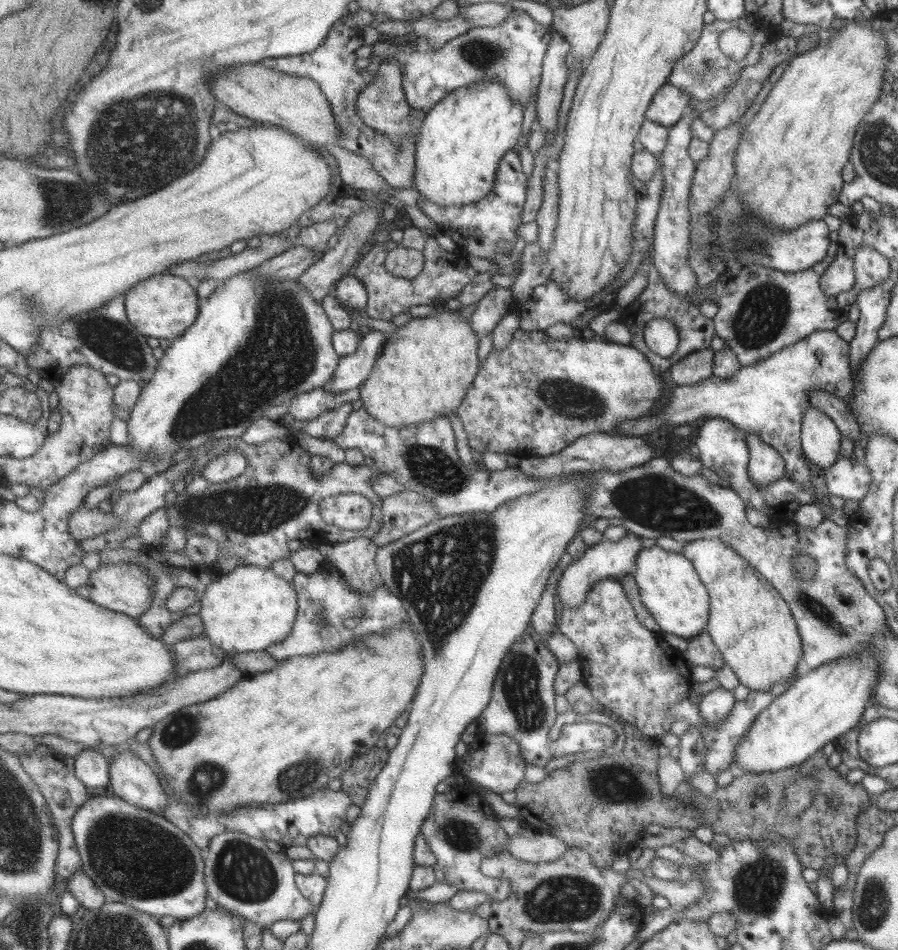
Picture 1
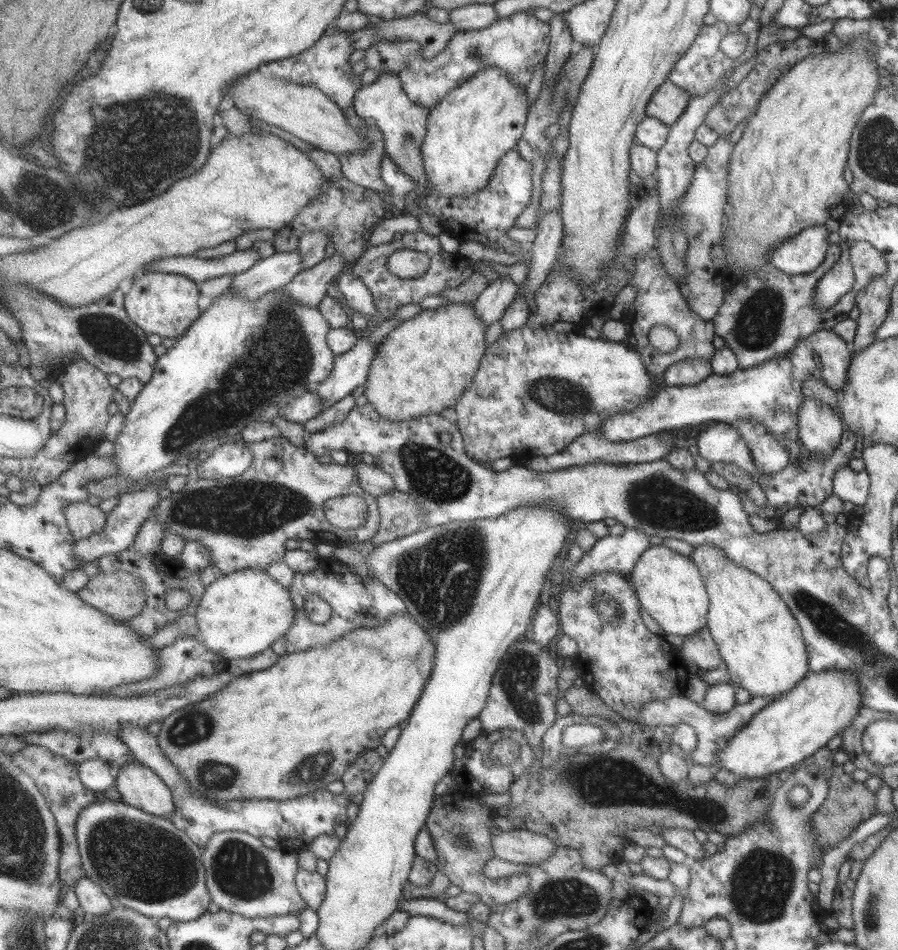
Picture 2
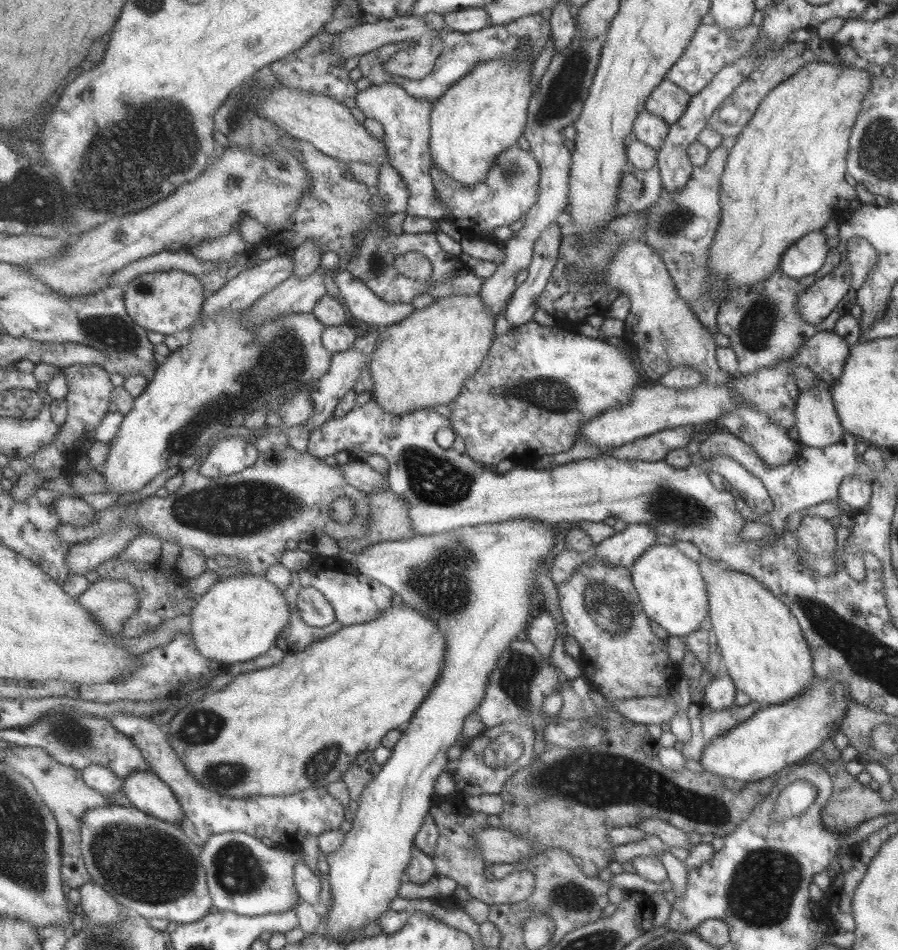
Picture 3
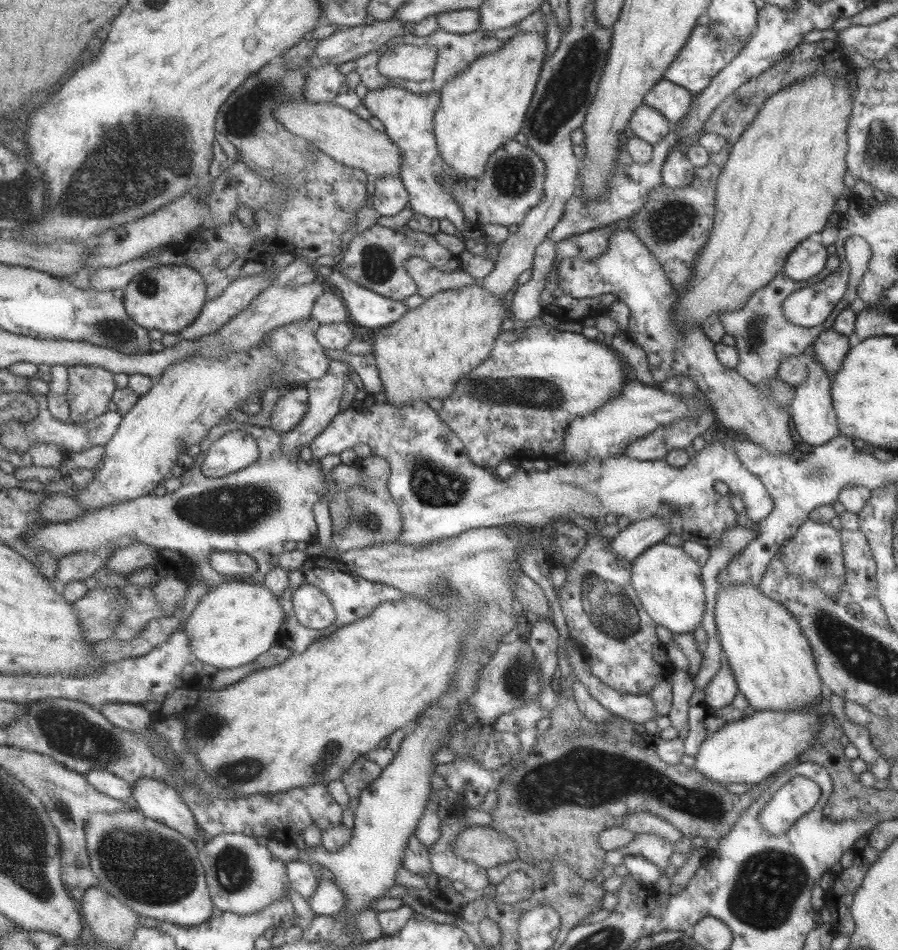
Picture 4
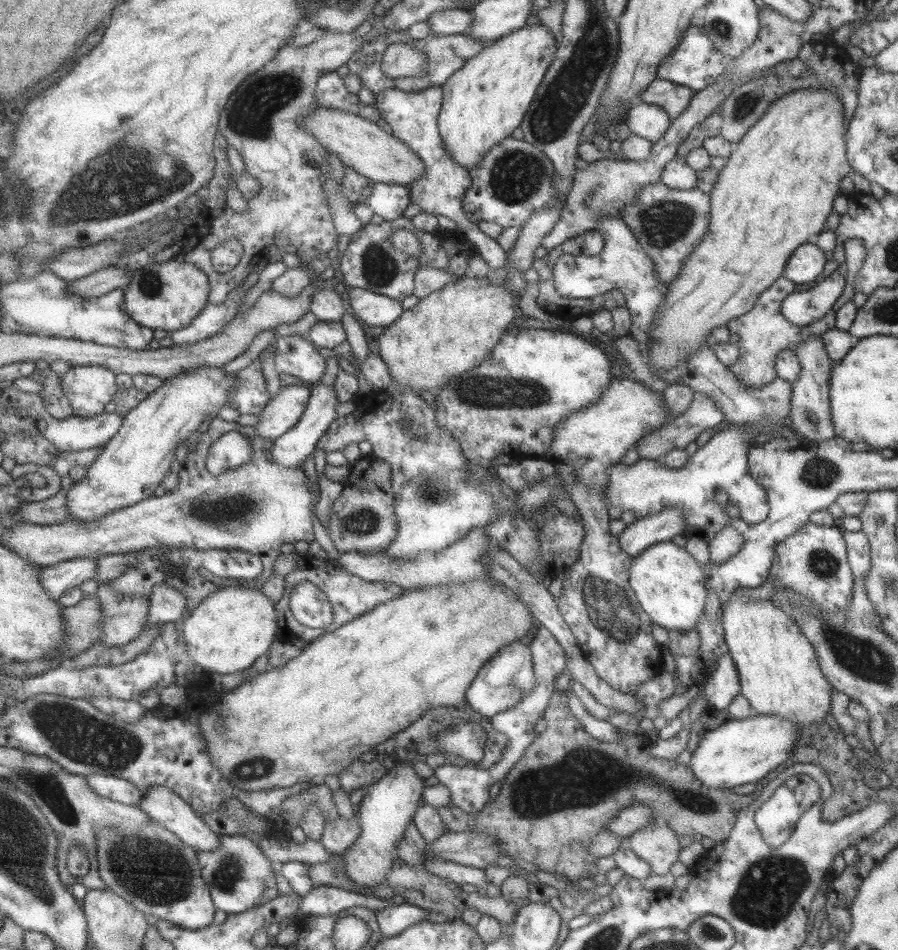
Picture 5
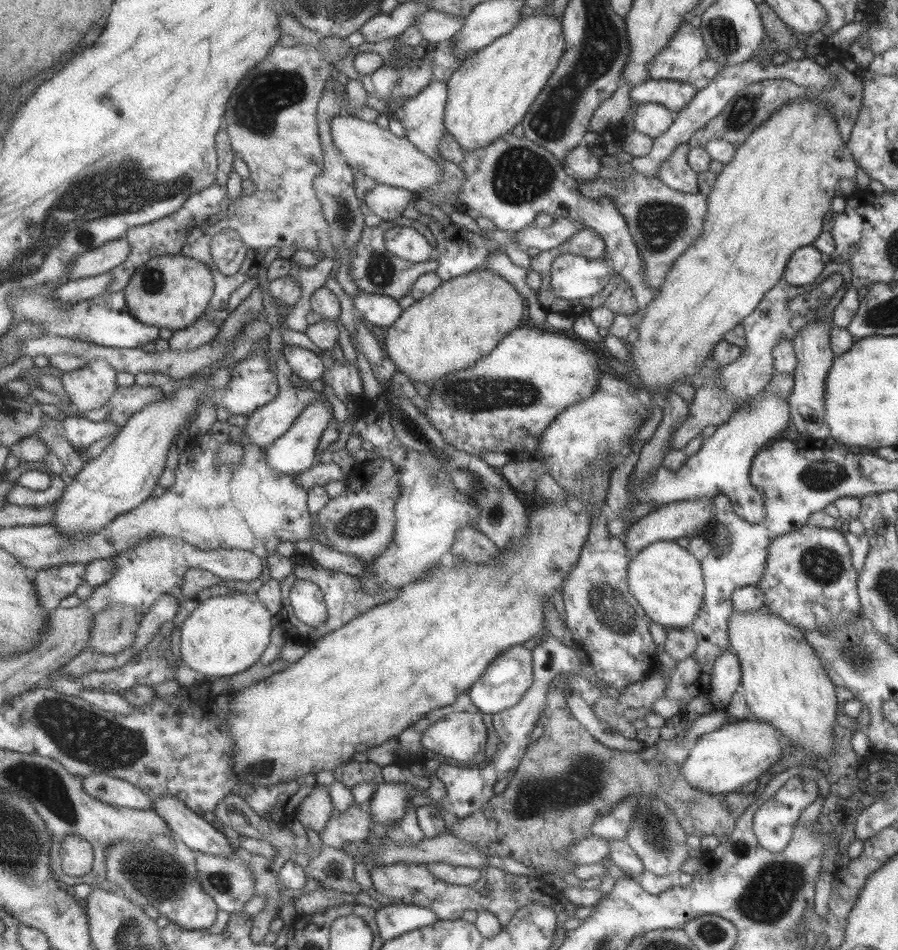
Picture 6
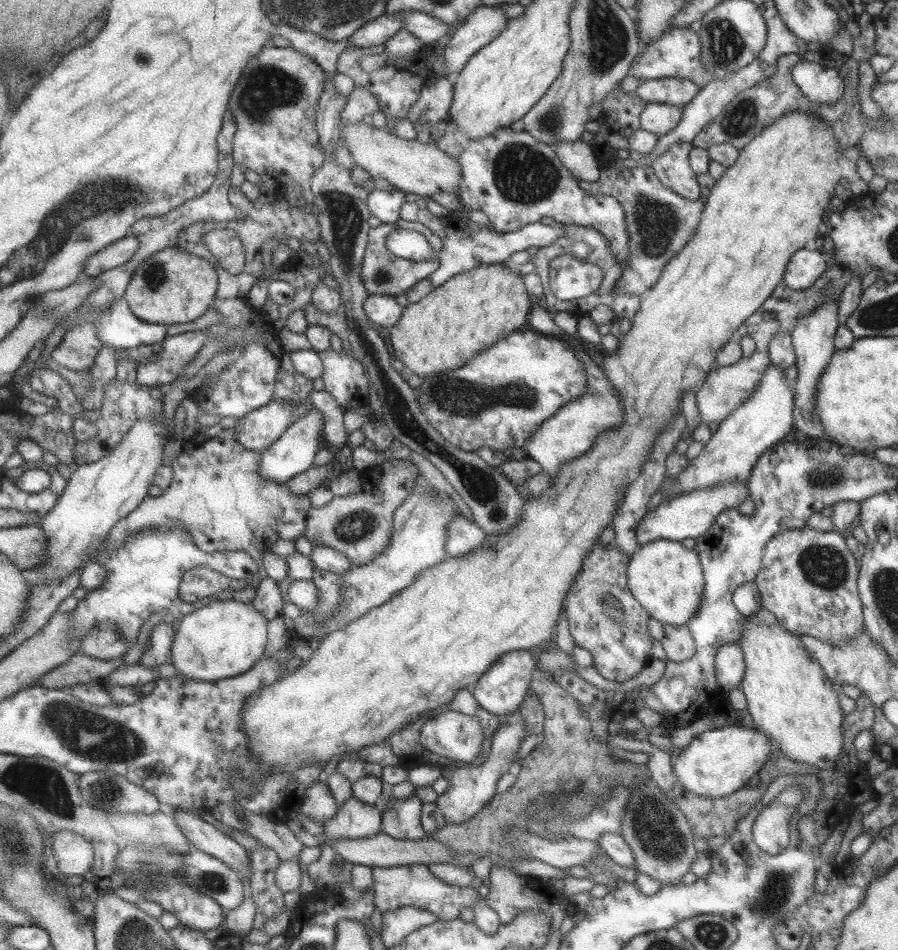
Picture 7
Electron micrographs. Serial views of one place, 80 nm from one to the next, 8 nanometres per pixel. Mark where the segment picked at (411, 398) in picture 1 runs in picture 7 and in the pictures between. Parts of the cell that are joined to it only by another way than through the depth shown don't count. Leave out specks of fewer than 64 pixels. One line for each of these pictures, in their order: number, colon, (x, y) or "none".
2: (423, 365)
3: (423, 360)
4: (422, 355)
5: (453, 329)
6: (464, 318)
7: (445, 329)

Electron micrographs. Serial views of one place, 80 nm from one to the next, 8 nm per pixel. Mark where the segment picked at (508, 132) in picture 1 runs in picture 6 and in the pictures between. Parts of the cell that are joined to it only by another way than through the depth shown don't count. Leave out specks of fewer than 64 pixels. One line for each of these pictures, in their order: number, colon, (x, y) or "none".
2: (466, 134)
3: (482, 114)
4: (480, 109)
5: (483, 102)
6: (489, 92)

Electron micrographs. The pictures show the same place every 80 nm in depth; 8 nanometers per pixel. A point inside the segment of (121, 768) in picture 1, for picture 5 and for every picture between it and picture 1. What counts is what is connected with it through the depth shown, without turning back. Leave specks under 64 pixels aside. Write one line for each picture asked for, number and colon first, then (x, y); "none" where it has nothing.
2: (138, 785)
3: (147, 791)
4: (162, 801)
5: (165, 806)

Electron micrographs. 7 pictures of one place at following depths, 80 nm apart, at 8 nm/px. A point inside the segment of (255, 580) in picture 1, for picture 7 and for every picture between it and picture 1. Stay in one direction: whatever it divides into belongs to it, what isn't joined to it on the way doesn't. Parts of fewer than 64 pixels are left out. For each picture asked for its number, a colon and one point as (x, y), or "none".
2: (241, 614)
3: (240, 617)
4: (233, 623)
5: (233, 626)
6: (225, 634)
7: (223, 639)

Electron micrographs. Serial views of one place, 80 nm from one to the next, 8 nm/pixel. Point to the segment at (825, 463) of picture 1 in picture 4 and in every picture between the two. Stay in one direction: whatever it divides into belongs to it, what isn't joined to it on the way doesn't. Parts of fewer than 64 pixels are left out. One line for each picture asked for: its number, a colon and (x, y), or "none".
2: (819, 430)
3: (816, 420)
4: (811, 410)

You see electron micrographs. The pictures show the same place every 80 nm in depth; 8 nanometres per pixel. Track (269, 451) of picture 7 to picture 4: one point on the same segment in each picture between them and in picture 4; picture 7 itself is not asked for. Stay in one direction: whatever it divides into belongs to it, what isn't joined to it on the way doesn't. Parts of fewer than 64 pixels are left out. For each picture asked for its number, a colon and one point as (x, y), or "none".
4: (324, 393)
5: (290, 450)
6: (292, 453)

